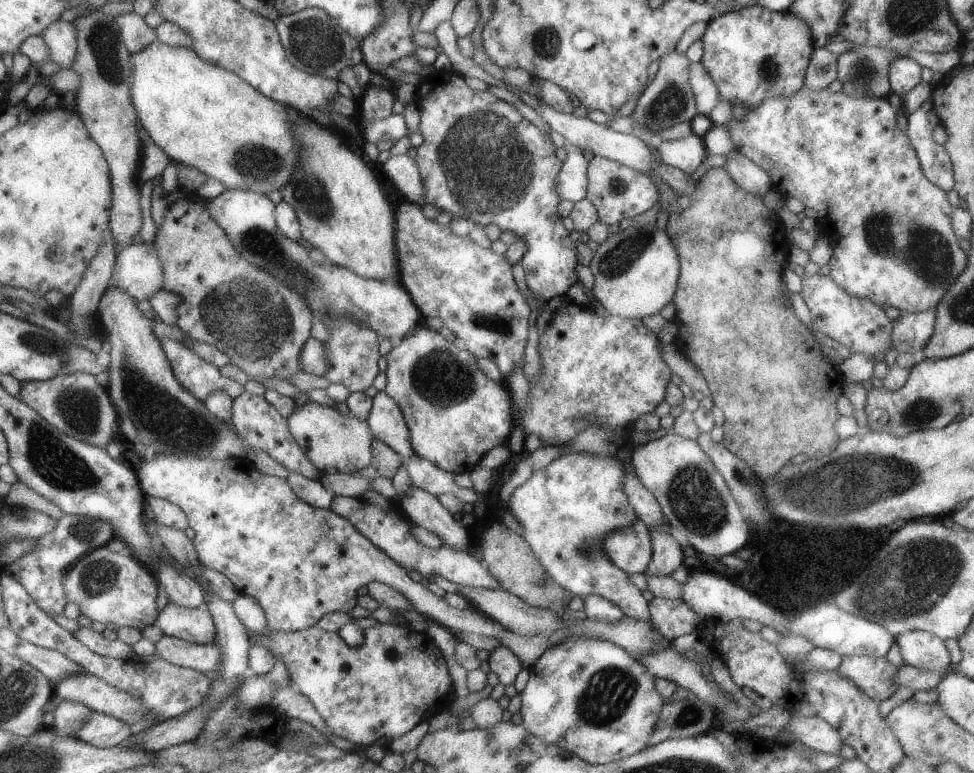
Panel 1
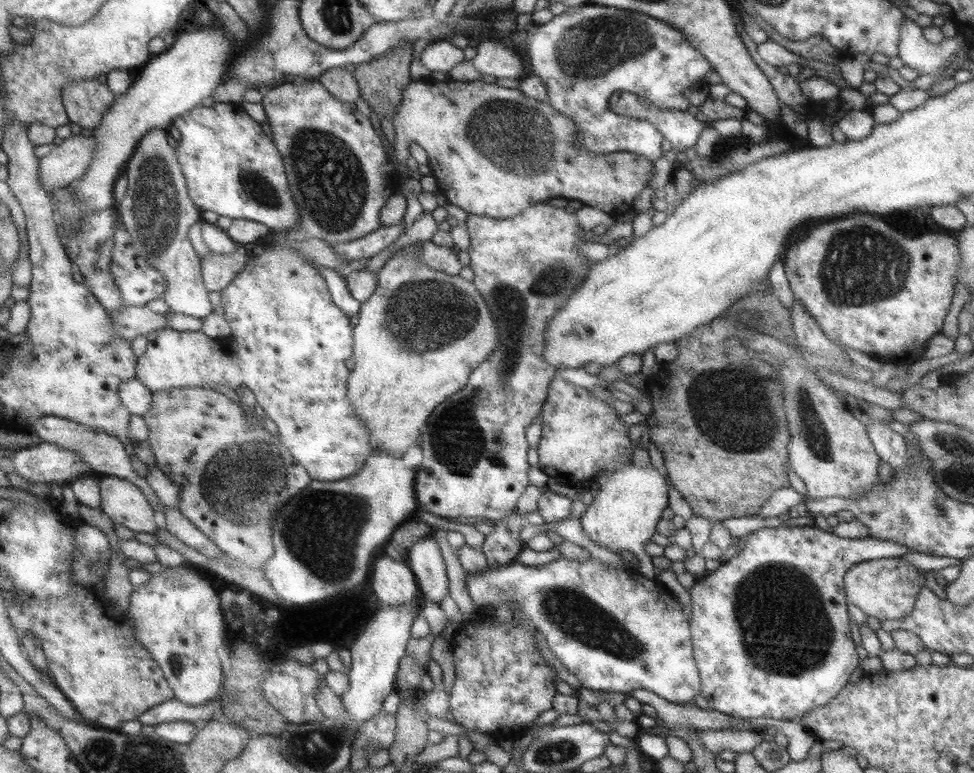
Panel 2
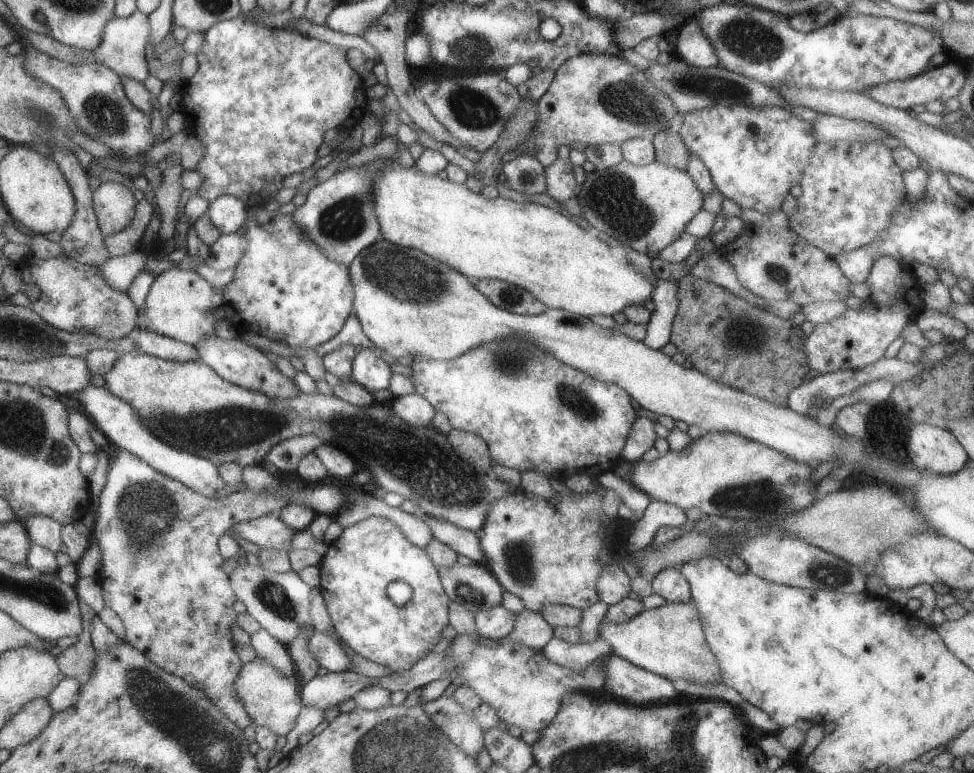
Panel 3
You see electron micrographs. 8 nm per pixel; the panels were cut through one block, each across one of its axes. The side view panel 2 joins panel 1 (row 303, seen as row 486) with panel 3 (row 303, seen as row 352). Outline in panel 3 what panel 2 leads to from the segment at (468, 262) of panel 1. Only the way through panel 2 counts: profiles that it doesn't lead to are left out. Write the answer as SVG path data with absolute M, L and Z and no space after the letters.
M478 279L475 287L494 306L520 316L538 316L549 309L531 292L516 286L514 283L501 281L500 279Z

